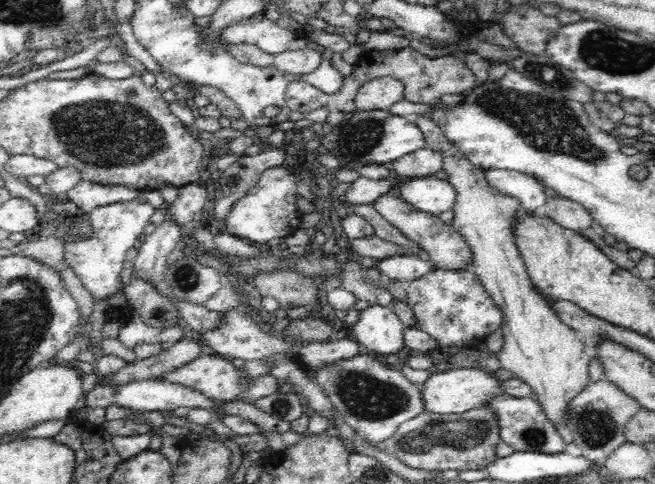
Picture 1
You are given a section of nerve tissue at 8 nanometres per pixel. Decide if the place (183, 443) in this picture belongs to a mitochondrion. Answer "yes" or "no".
no

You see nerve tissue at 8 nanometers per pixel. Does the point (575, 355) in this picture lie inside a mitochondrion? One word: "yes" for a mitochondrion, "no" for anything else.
no

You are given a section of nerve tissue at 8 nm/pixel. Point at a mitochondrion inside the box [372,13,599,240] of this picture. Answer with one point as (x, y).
(558, 82)

